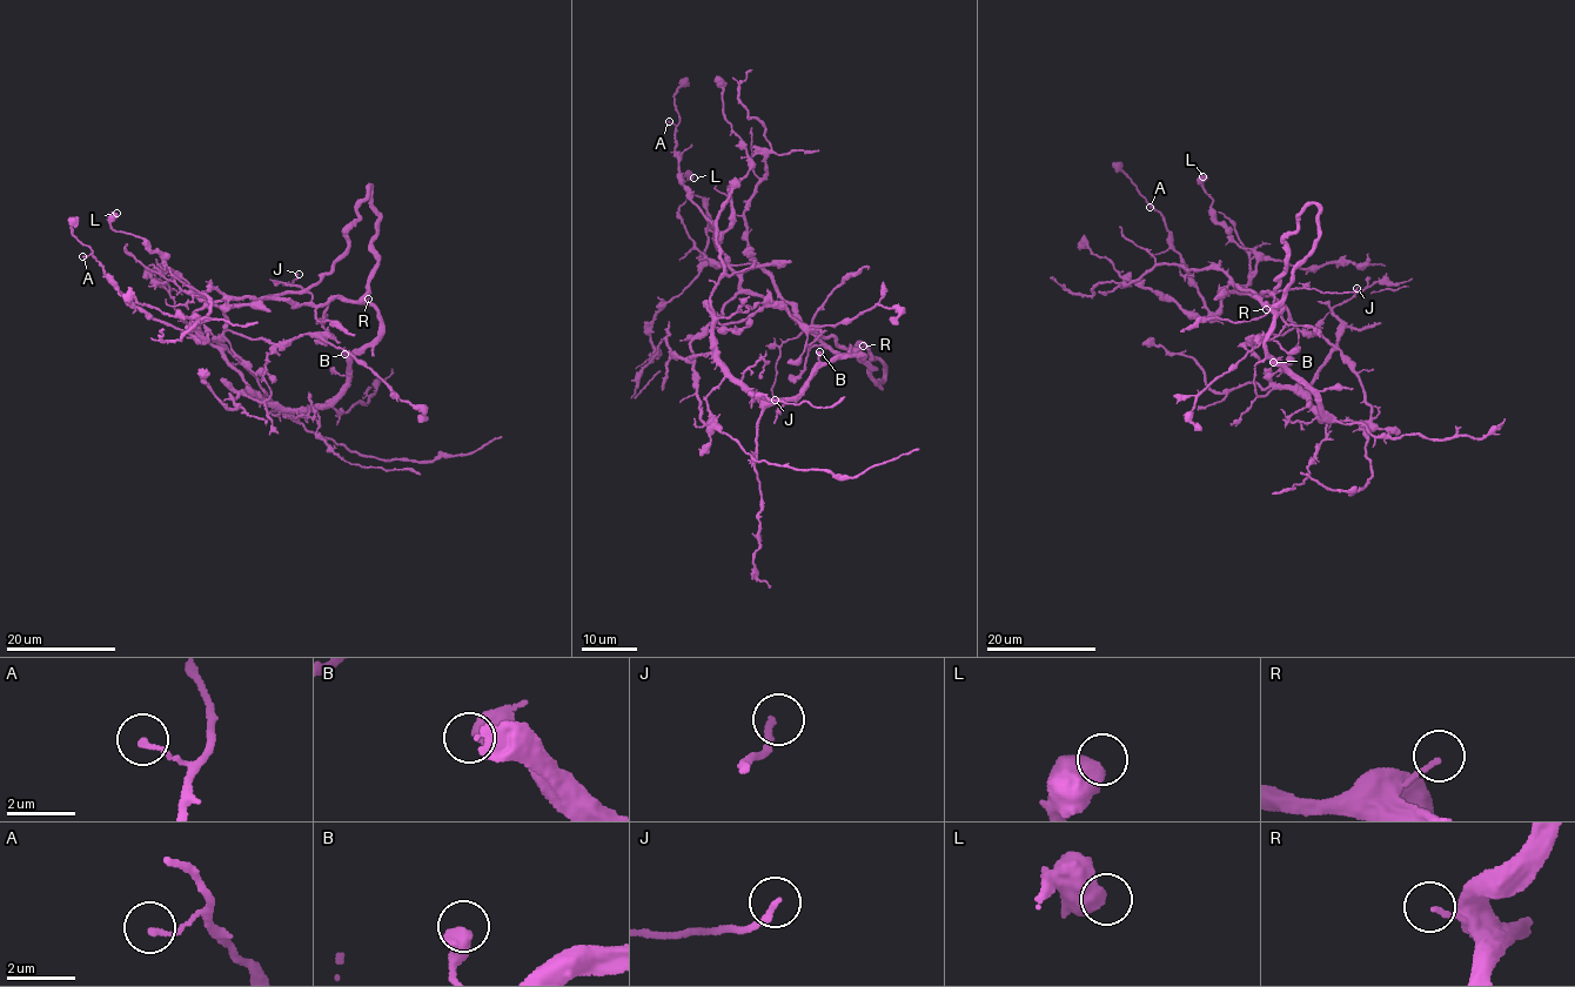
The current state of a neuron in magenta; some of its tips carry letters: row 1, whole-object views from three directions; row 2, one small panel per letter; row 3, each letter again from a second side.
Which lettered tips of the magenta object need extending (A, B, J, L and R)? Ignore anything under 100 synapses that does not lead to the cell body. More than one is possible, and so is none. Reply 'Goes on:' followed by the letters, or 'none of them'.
Goes on: none of them

